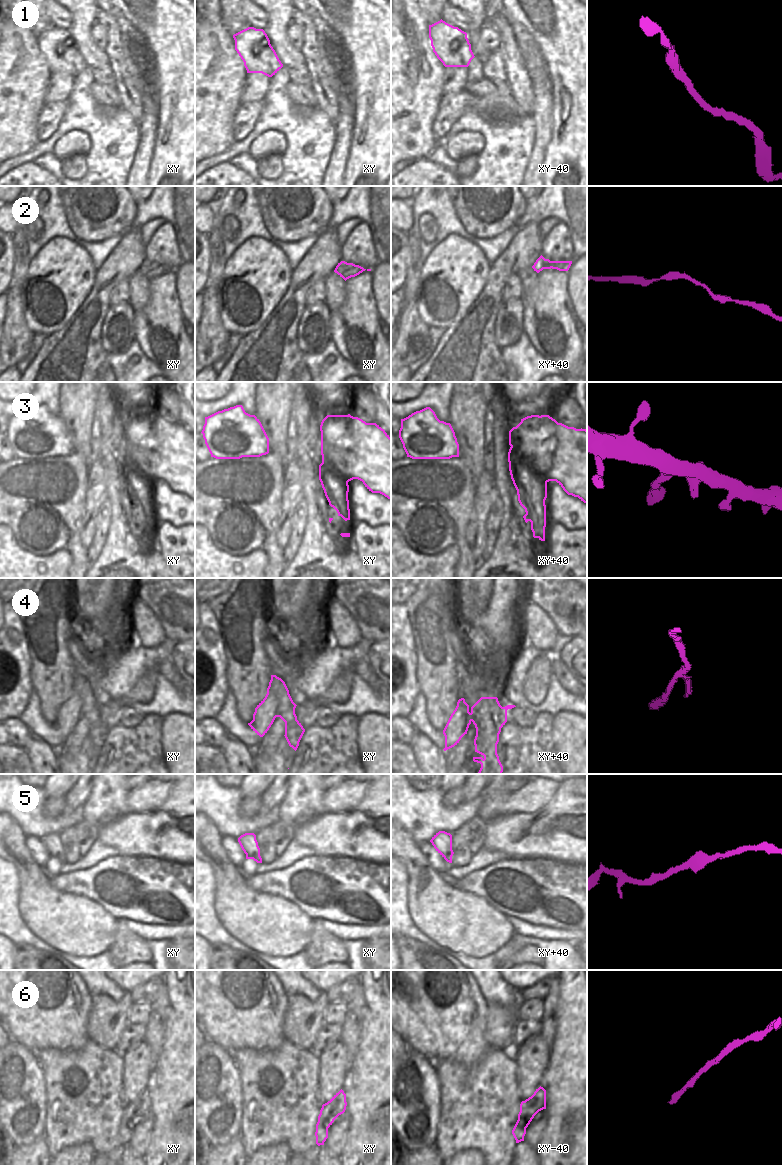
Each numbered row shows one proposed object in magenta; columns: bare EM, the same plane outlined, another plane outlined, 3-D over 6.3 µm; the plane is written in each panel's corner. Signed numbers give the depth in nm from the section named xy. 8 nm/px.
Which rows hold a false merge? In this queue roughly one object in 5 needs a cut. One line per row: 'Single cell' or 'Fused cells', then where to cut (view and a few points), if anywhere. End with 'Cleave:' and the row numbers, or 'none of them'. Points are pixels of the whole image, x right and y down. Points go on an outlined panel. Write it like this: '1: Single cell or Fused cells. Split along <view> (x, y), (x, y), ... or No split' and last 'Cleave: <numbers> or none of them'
1: Single cell. No split
2: Single cell. No split
3: Fused cells. Split along xy+40 (551, 417), (553, 444), (524, 439), (516, 448), (546, 482)
4: Fused cells. Split along xy (276, 677), (277, 716)
5: Single cell. No split
6: Single cell. No split
Cleave: 3, 4

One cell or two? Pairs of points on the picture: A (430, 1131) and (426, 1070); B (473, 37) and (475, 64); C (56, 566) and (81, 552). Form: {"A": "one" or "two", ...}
{"A": "one", "B": "two", "C": "two"}

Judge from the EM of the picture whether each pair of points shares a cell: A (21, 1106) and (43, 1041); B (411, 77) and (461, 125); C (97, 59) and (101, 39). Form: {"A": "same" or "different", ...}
{"A": "different", "B": "different", "C": "different"}

